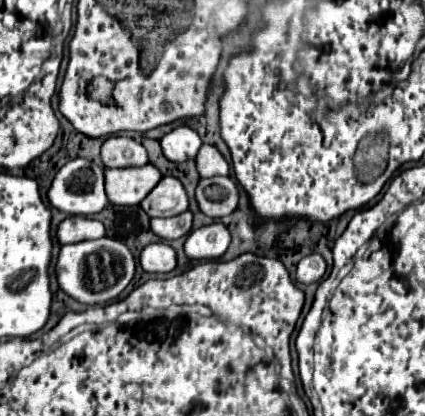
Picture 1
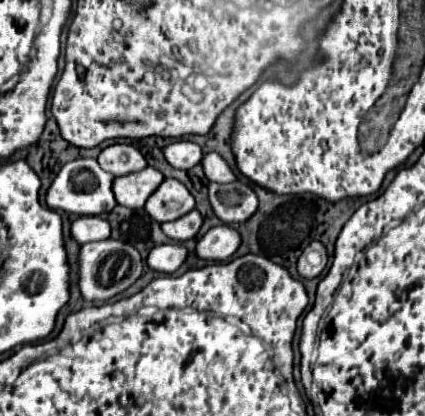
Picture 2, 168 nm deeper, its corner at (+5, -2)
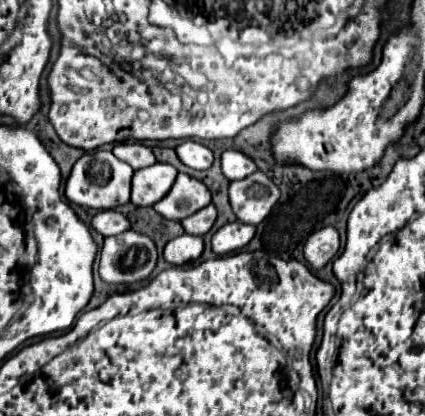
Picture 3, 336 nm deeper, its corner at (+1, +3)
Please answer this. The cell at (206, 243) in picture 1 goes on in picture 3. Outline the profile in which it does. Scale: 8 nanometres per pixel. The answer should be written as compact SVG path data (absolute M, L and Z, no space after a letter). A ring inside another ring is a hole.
M231 222L219 228L211 240L215 254L229 254L235 250L241 250L251 242L255 236L255 226L243 224L243 222Z

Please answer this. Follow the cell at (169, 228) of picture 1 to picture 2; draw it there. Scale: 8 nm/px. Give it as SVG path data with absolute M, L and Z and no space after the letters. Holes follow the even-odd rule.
M193 209L189 215L183 215L175 221L169 221L169 223L161 223L161 229L173 241L187 241L197 235L201 223L203 223L203 219L201 219L199 211Z

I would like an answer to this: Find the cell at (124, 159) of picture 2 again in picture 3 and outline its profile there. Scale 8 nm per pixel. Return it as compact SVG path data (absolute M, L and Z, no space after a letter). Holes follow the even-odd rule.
M125 142L125 144L117 144L113 148L113 154L125 162L129 162L133 166L133 170L139 170L139 168L147 168L147 166L153 166L157 162L155 154L151 148L143 146L141 142Z

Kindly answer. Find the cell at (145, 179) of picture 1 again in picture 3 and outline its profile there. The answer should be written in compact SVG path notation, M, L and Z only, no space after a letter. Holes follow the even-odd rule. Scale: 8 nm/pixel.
M157 162L145 170L137 170L133 174L131 202L137 206L153 206L171 190L175 178L177 168L171 164Z

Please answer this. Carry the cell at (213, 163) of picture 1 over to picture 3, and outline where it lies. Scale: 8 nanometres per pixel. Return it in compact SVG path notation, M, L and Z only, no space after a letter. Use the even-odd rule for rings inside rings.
M227 150L227 152L223 152L223 156L221 156L221 168L223 168L223 174L229 180L243 180L249 174L257 172L257 164L247 154L243 154L239 150Z

